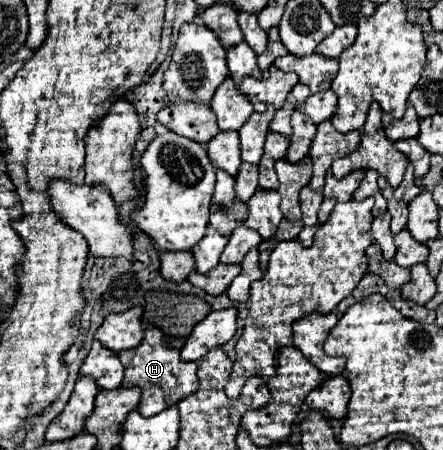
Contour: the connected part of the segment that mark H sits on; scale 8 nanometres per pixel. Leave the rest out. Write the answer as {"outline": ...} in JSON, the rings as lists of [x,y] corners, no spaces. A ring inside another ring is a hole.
{"outline":[[[147,334],[147,338],[145,338],[137,348],[119,352],[119,360],[121,360],[123,368],[125,368],[123,386],[139,386],[139,388],[143,390],[141,402],[139,402],[139,408],[137,408],[143,416],[155,416],[155,414],[163,412],[165,408],[177,404],[179,400],[191,396],[191,394],[199,388],[199,380],[197,380],[197,362],[183,362],[181,356],[179,356],[179,350],[181,350],[183,342],[185,342],[183,338],[173,338],[173,340],[171,340],[171,338],[163,338],[163,340],[159,340],[157,336]]]}

